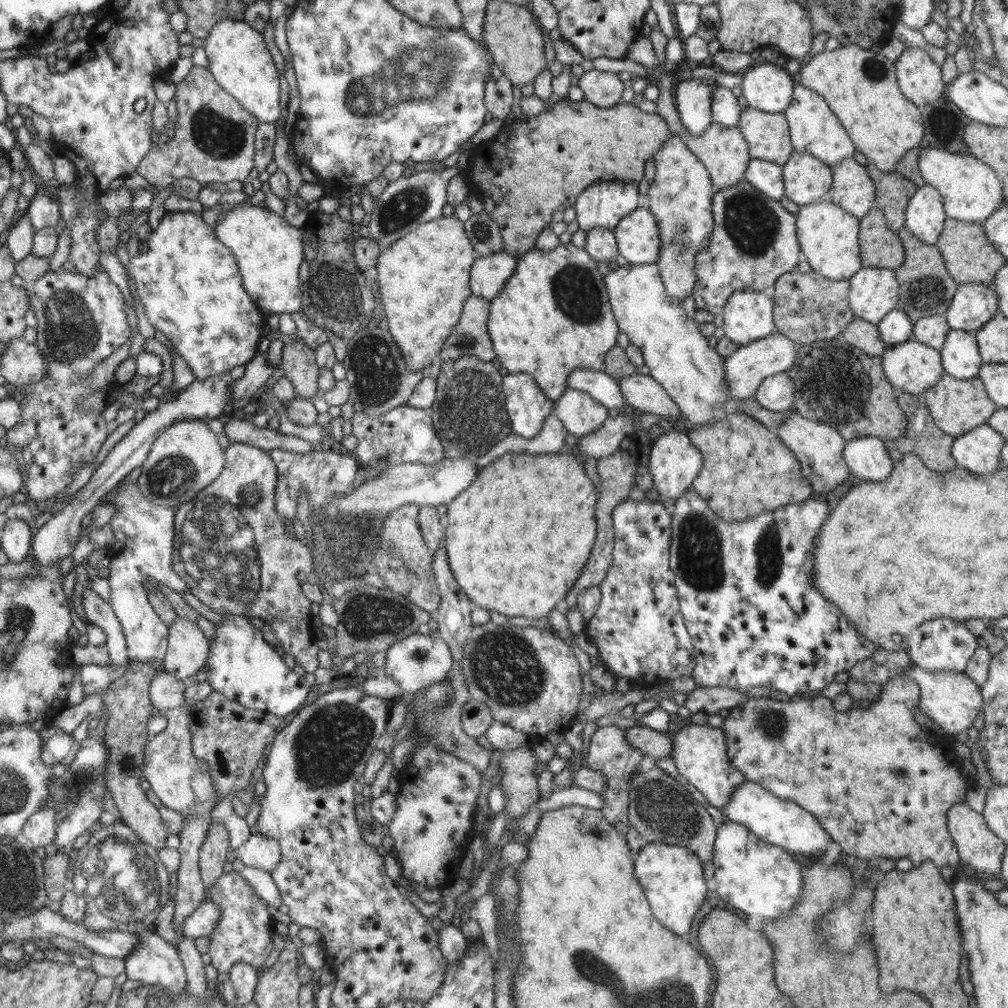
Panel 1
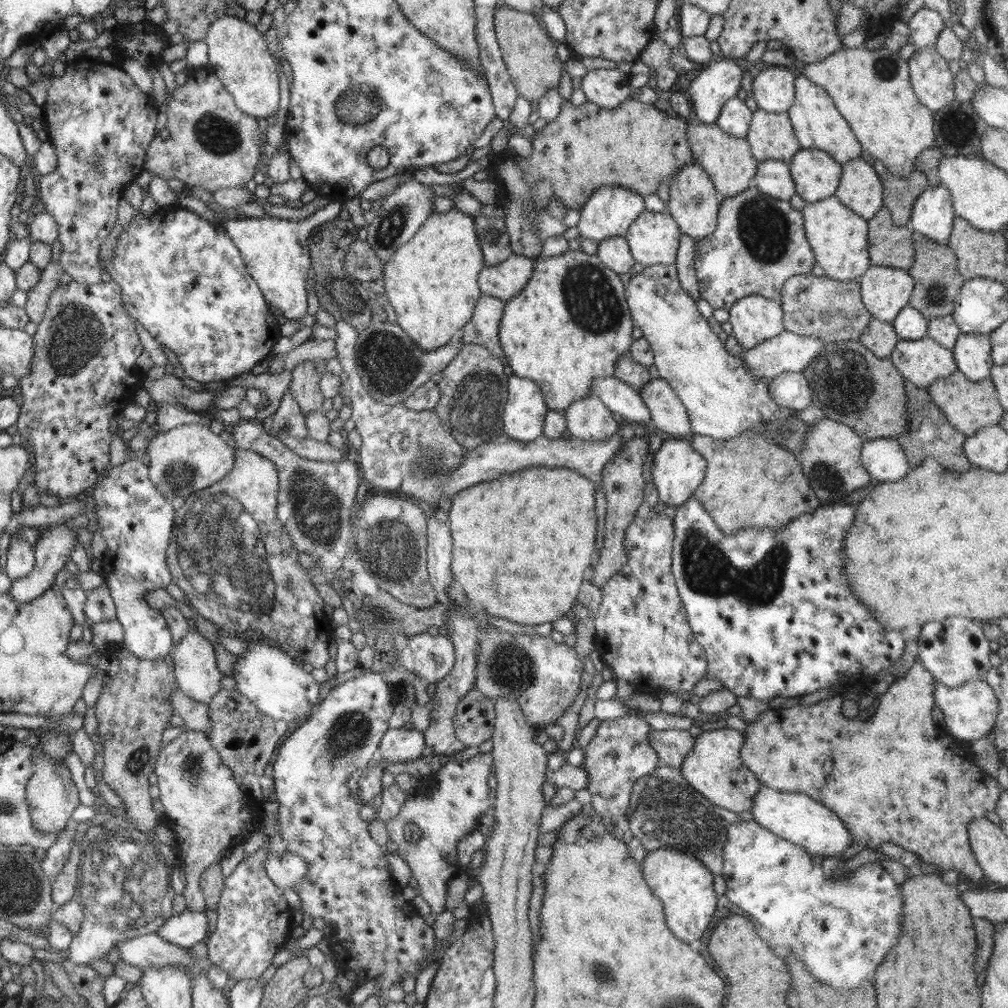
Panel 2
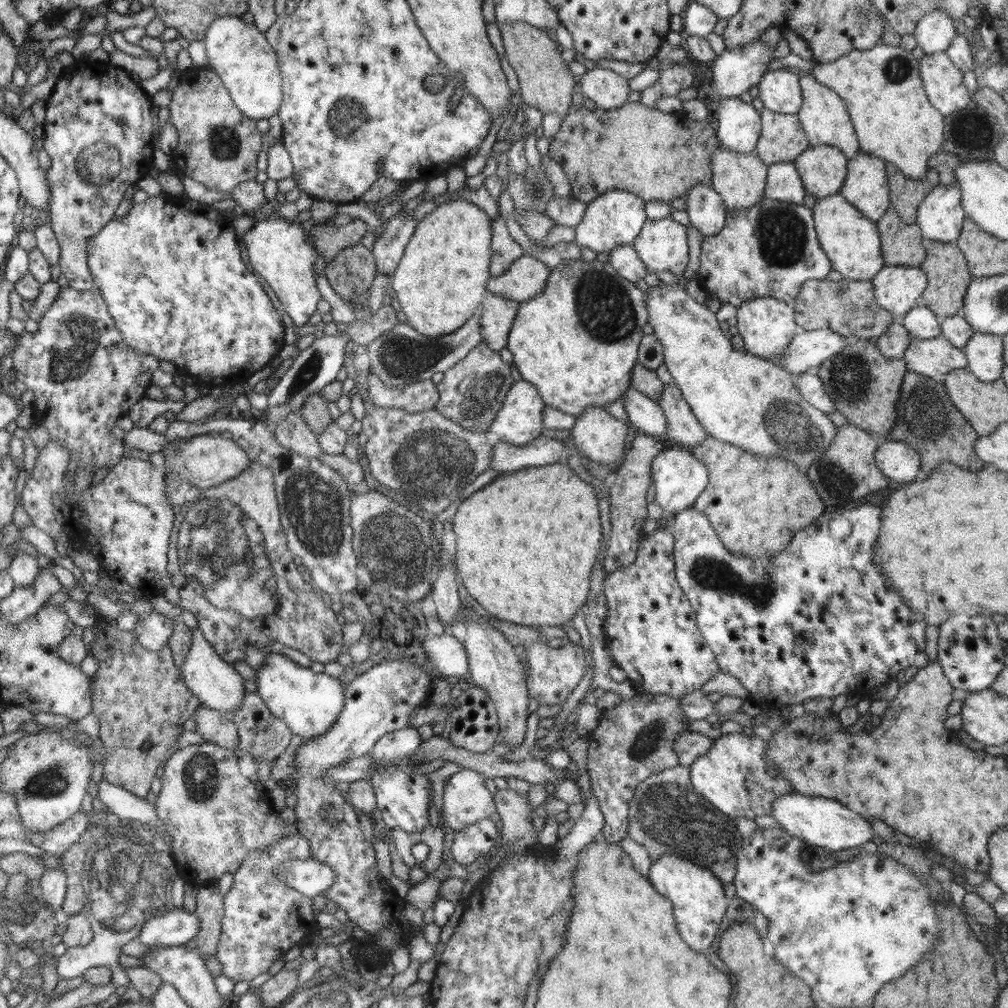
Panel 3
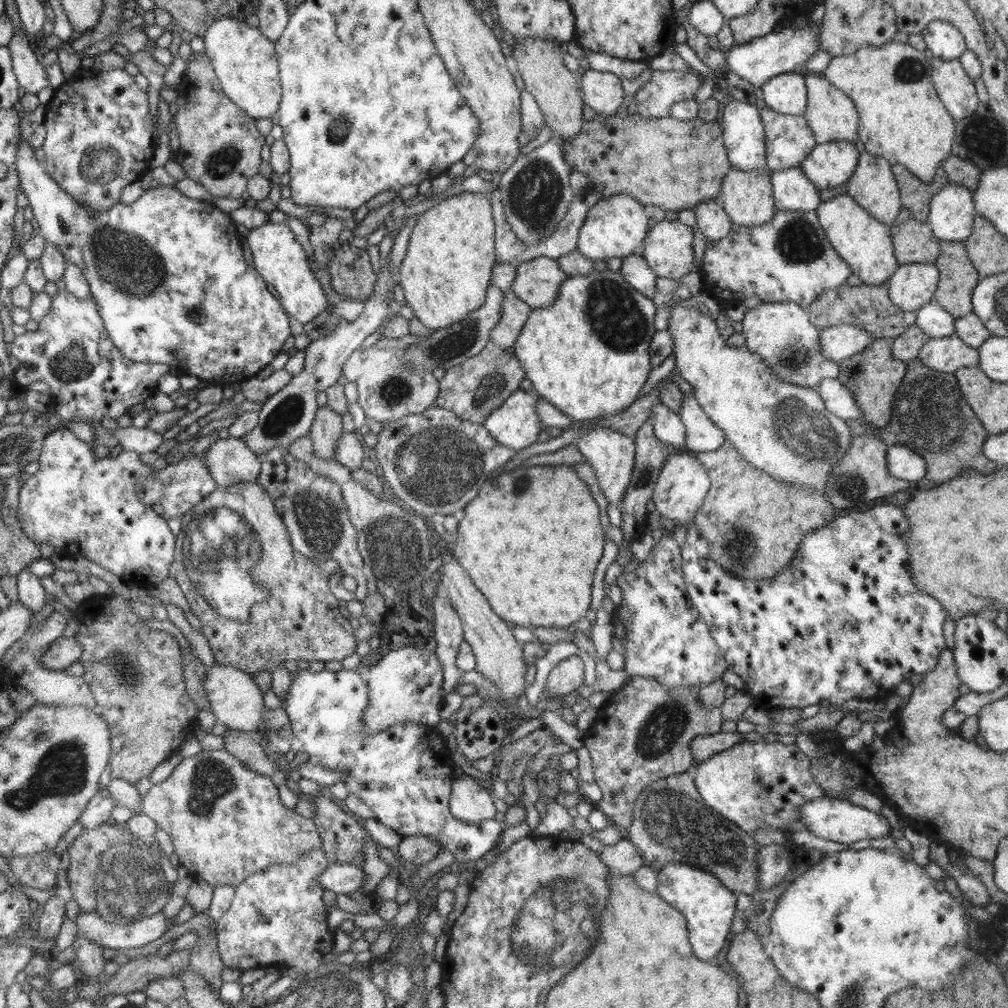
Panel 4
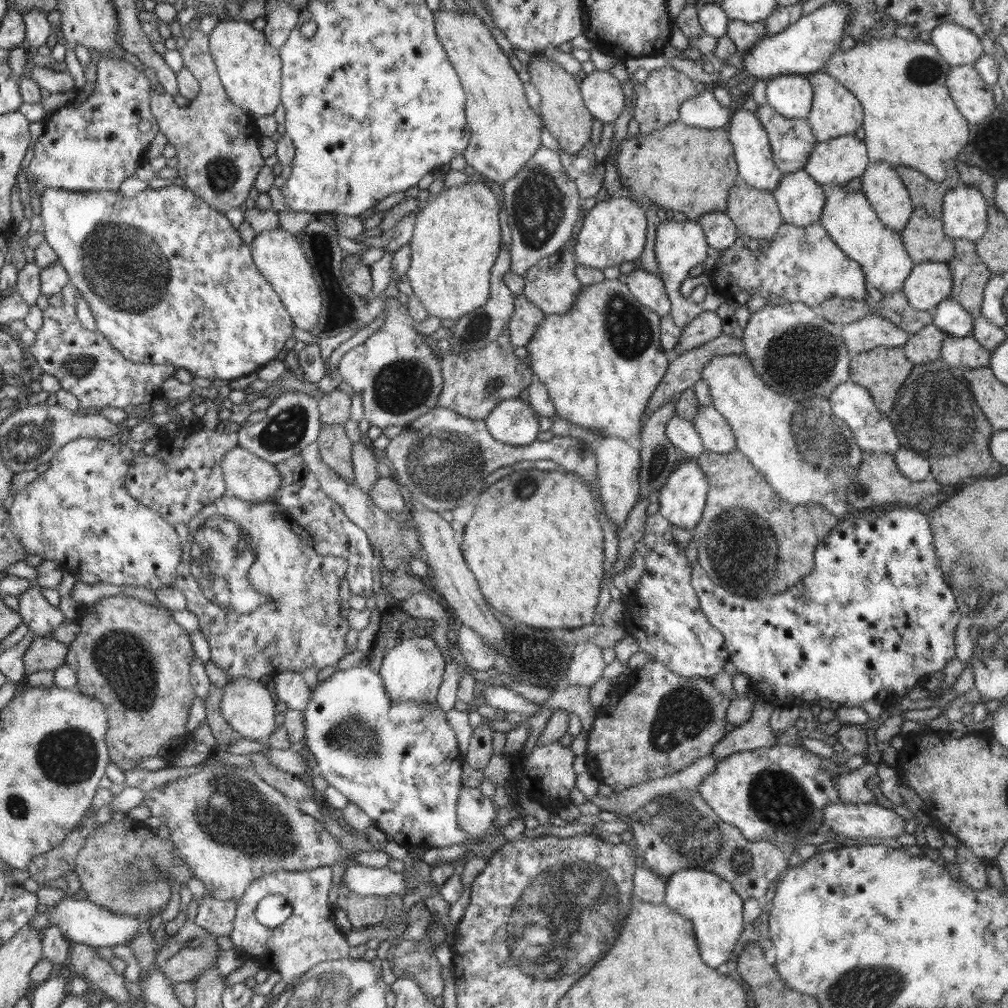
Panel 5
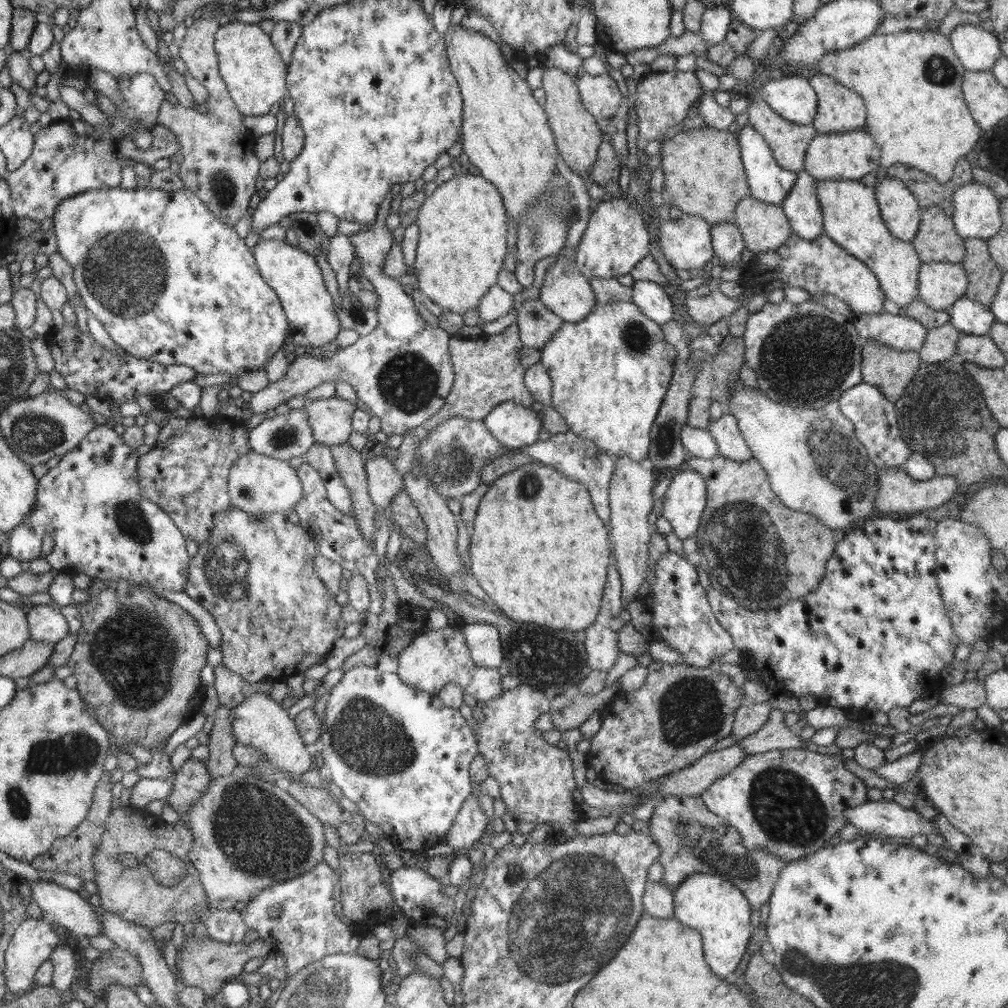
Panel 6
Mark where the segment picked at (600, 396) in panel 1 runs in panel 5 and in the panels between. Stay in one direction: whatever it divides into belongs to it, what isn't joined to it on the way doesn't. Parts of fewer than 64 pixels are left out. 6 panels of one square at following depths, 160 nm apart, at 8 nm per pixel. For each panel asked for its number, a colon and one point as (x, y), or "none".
2: (618, 397)
3: (645, 415)
4: (667, 426)
5: (682, 434)

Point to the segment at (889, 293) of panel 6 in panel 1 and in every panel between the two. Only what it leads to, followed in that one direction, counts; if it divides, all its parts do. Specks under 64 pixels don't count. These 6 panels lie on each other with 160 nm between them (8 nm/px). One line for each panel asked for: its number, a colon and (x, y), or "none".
1: (828, 236)
2: (838, 237)
3: (851, 241)
4: (865, 243)
5: (848, 217)

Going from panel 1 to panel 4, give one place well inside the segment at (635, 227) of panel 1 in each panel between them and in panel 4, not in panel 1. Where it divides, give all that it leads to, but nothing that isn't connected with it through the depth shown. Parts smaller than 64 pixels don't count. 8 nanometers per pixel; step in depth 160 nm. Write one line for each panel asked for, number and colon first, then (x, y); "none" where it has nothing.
2: (653, 239)
3: (662, 246)
4: (668, 251)

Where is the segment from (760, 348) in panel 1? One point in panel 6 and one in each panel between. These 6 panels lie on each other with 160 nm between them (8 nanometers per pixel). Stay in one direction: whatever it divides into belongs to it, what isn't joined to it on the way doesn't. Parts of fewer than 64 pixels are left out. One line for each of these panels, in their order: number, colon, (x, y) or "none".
2: (788, 352)
3: (807, 349)
4: (838, 342)
5: (872, 331)
6: (901, 332)

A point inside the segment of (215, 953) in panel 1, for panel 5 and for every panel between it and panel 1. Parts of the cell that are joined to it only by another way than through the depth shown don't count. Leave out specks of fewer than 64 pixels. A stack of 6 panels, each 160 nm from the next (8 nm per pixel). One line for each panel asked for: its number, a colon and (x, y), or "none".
2: (253, 920)
3: (263, 918)
4: (277, 917)
5: (309, 936)

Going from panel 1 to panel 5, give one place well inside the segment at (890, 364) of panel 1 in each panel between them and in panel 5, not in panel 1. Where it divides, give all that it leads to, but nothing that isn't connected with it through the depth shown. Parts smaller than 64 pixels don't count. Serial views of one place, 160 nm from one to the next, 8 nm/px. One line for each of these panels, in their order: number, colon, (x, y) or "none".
2: (921, 362)
3: (935, 357)
4: (947, 354)
5: (965, 352)

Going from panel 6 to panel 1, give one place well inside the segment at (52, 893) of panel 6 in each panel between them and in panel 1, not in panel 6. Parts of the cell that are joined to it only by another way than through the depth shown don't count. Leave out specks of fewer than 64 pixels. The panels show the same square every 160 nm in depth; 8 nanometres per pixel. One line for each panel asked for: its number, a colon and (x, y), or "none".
1: (204, 919)
2: (185, 929)
3: (178, 926)
4: (125, 934)
5: (81, 921)

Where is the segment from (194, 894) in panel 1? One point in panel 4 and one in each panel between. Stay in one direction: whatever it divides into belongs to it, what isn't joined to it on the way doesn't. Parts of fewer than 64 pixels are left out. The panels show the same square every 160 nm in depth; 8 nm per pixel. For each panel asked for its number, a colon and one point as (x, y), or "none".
2: (207, 810)
3: (215, 816)
4: (226, 822)

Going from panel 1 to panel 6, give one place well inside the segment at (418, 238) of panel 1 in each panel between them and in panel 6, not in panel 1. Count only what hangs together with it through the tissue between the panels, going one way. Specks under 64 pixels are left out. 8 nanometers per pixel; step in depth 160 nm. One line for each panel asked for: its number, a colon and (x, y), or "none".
2: (431, 281)
3: (440, 280)
4: (445, 273)
5: (456, 238)
6: (462, 226)

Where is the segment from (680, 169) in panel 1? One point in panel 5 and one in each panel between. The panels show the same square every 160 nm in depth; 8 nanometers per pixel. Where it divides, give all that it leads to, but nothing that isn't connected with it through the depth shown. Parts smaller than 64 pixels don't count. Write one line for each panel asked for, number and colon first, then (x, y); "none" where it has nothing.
2: (694, 202)
3: (705, 207)
4: (713, 221)
5: (720, 232)

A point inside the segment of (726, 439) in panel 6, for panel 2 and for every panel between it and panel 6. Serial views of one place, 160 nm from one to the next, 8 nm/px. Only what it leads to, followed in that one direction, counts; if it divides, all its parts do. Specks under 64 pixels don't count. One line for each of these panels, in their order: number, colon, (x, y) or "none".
2: (668, 413)
3: (683, 427)
4: (701, 434)
5: (717, 436)

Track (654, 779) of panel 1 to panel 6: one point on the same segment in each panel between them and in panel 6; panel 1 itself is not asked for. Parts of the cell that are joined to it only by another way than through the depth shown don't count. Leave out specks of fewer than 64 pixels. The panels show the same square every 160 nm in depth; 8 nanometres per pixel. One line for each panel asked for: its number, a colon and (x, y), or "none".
2: (664, 811)
3: (667, 816)
4: (671, 823)
5: (677, 830)
6: (692, 839)

